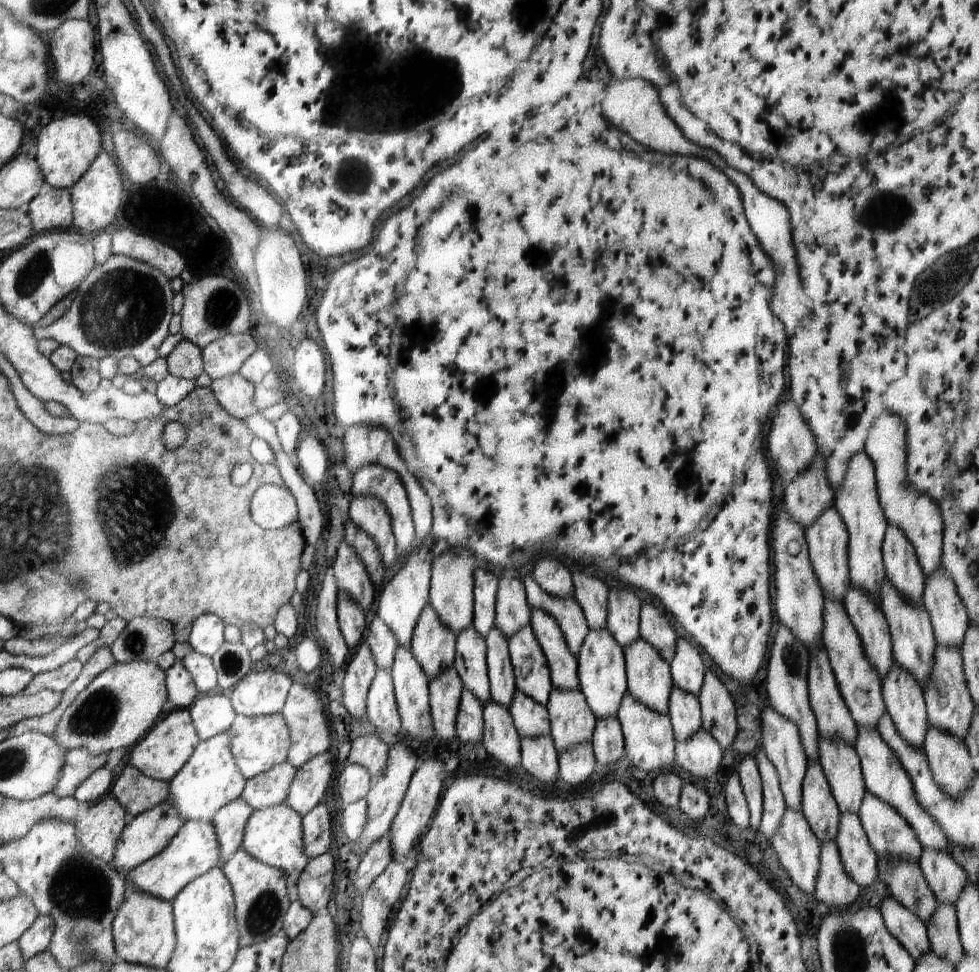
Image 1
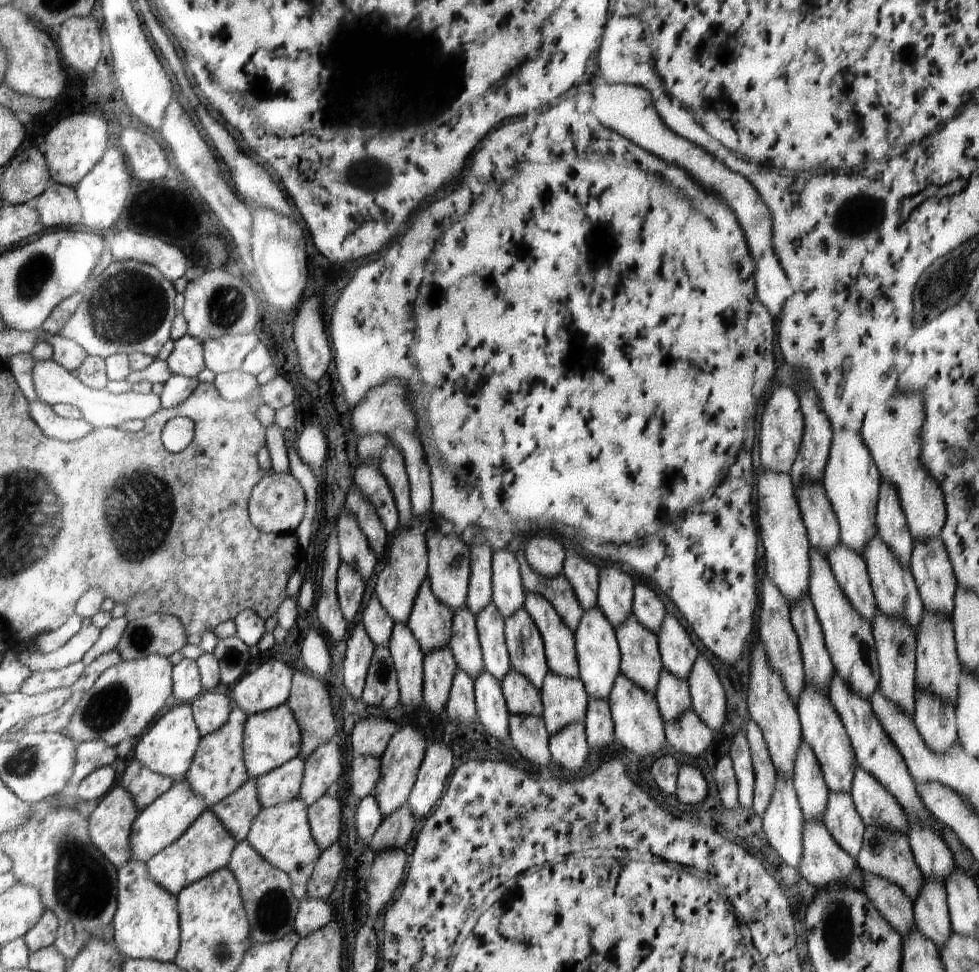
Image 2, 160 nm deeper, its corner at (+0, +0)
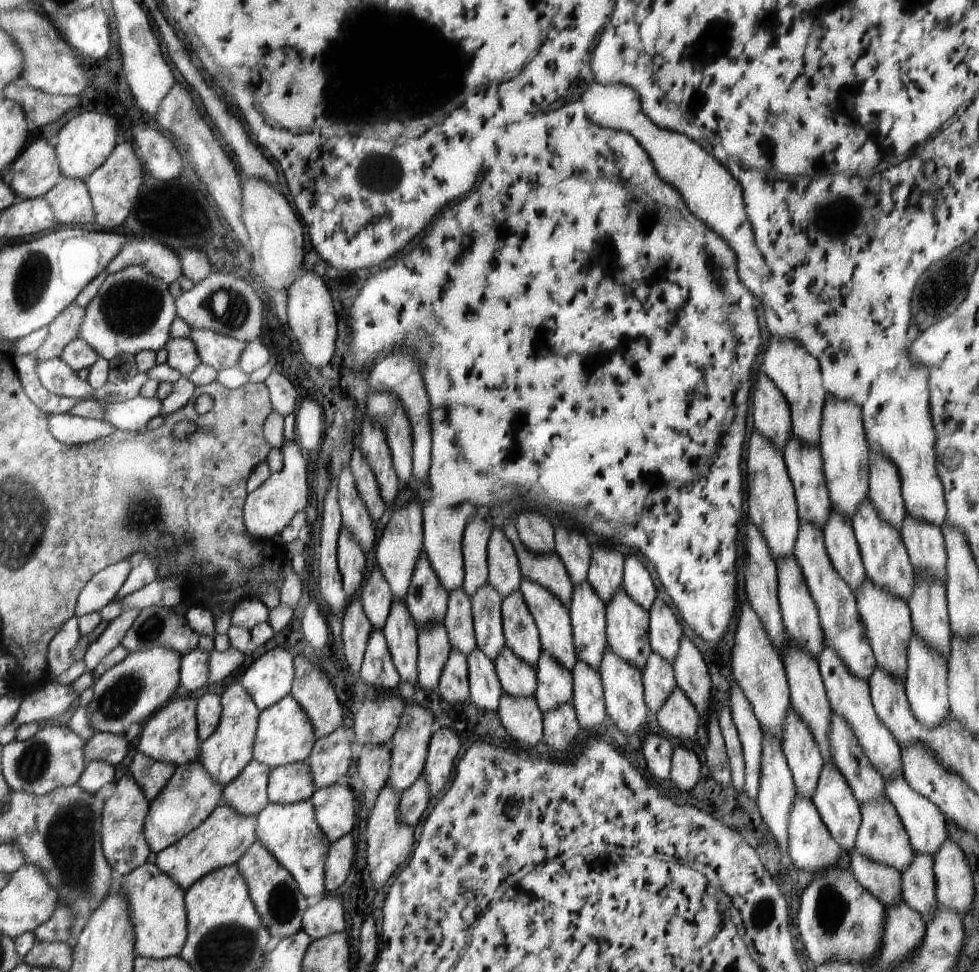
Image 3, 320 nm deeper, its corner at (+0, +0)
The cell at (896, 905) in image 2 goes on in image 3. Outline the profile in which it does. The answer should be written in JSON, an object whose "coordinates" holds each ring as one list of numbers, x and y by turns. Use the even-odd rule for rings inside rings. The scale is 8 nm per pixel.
{"coordinates":[[856,850,849,853,849,868,856,880,884,906,897,905,901,898,901,874,894,867,871,861]]}

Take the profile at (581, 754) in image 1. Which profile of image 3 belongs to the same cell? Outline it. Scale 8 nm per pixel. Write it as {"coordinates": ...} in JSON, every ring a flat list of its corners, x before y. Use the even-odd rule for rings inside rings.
{"coordinates":[[562,703,542,713,543,741,565,751,580,728,572,703]]}

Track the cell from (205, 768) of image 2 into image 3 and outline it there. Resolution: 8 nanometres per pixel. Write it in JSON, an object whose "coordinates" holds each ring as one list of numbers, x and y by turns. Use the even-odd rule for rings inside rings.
{"coordinates":[[240,682,231,684,220,698,223,706,221,722,216,732,201,744,200,762,209,771,210,776,225,787,230,782,234,782,246,769,249,762,254,759,253,748,256,744,261,711]]}

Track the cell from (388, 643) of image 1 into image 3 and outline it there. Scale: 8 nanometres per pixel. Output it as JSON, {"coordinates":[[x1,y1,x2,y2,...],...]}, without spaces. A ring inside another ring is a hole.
{"coordinates":[[379,566,375,567,368,576,360,598,370,624,374,629,381,630,390,614,394,598,388,581,384,578]]}

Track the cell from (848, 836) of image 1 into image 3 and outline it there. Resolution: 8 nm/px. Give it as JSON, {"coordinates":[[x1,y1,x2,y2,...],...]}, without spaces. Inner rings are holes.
{"coordinates":[[824,765,820,771,816,788,812,793,811,801,815,804,816,810,822,822,829,829,832,838,847,852,852,852,861,823,861,808,845,778,834,766]]}

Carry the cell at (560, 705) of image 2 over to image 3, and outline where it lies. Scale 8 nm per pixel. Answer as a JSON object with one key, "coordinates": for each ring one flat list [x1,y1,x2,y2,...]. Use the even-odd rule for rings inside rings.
{"coordinates":[[542,651,536,666,537,687,536,702,541,712,546,712,556,705,571,703,573,697,572,675,548,653]]}

